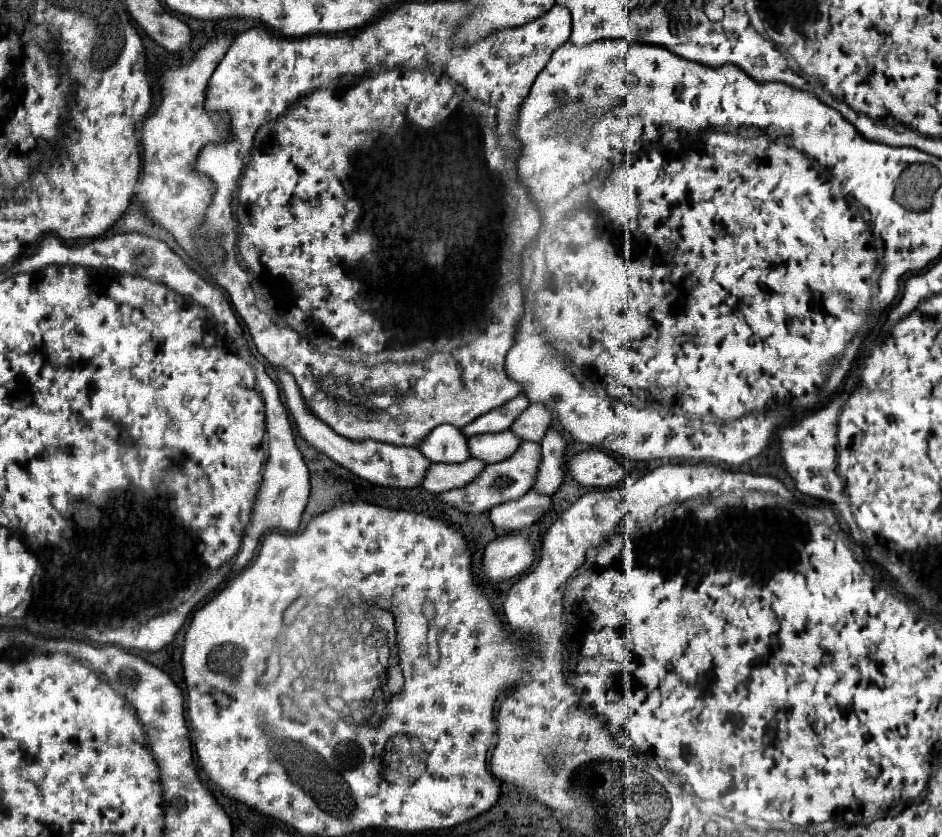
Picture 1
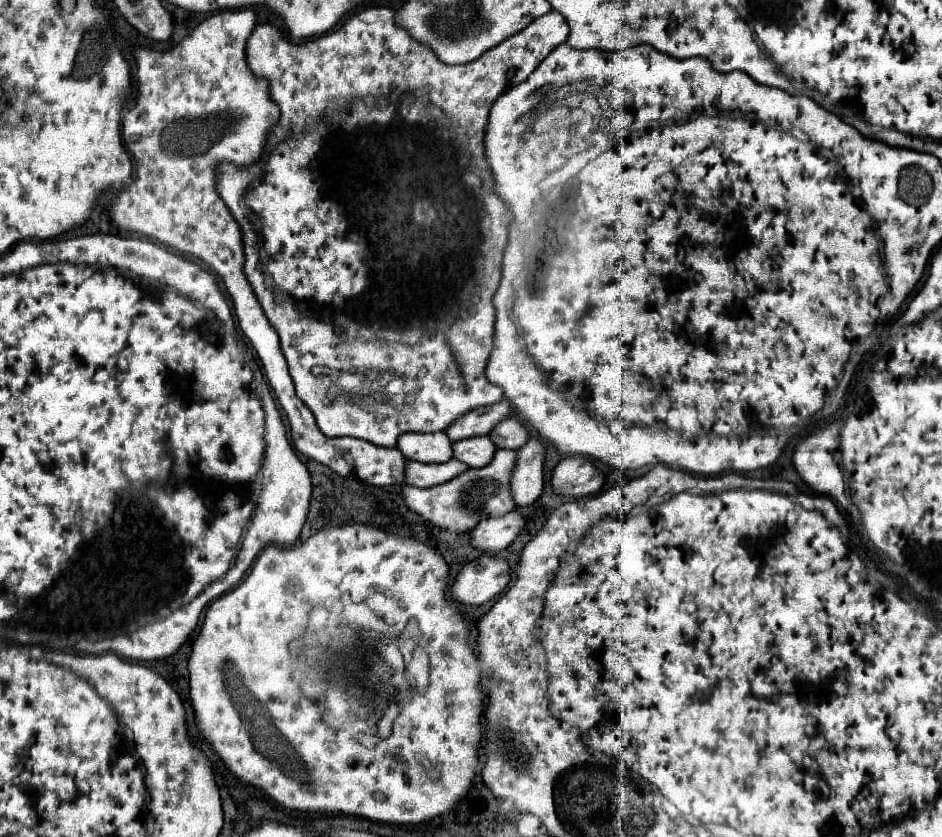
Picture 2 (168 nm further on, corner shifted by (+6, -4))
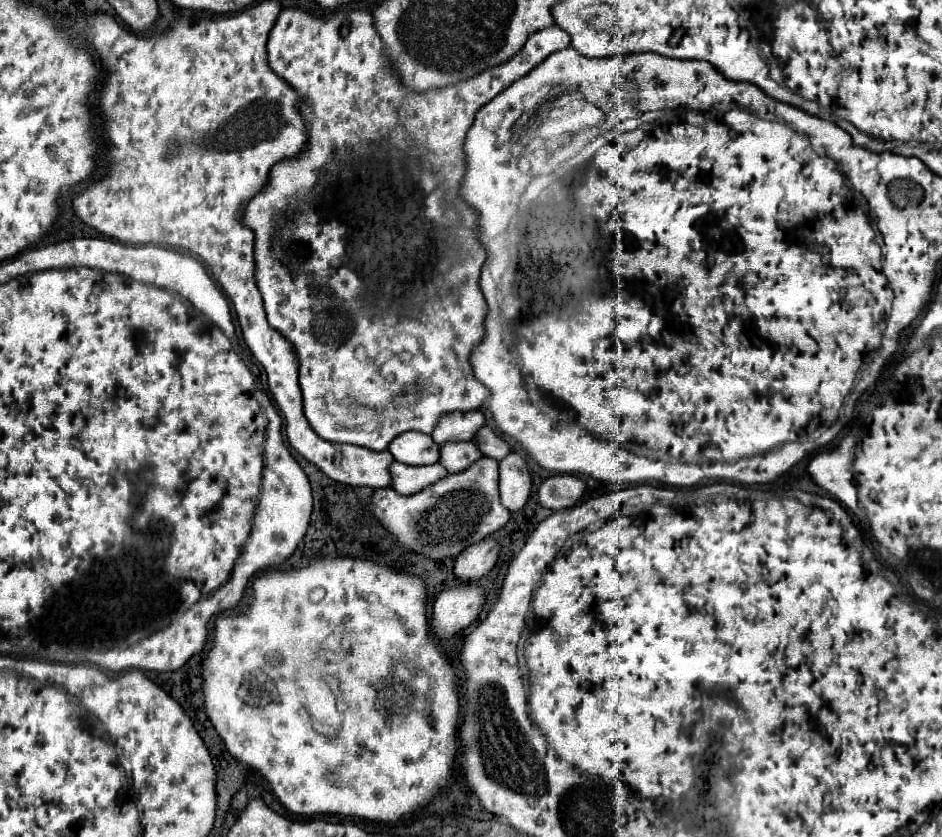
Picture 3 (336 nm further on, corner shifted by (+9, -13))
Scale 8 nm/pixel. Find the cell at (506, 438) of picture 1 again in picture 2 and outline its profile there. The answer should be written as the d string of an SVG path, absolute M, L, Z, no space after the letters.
M477 436L453 442L453 458L465 462L469 468L487 466L497 452L497 446L489 436Z

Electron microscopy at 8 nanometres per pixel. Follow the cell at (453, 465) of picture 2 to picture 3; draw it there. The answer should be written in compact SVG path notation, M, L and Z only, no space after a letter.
M394 461L390 465L390 475L392 475L394 491L398 491L400 495L414 495L422 491L424 487L436 483L438 479L446 477L448 471L440 463L426 465L426 467L410 467L410 465Z

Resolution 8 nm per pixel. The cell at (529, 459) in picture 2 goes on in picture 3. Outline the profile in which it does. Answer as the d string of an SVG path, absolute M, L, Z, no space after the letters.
M508 453L500 461L500 499L510 511L520 511L532 491L532 477L526 461L518 453Z

